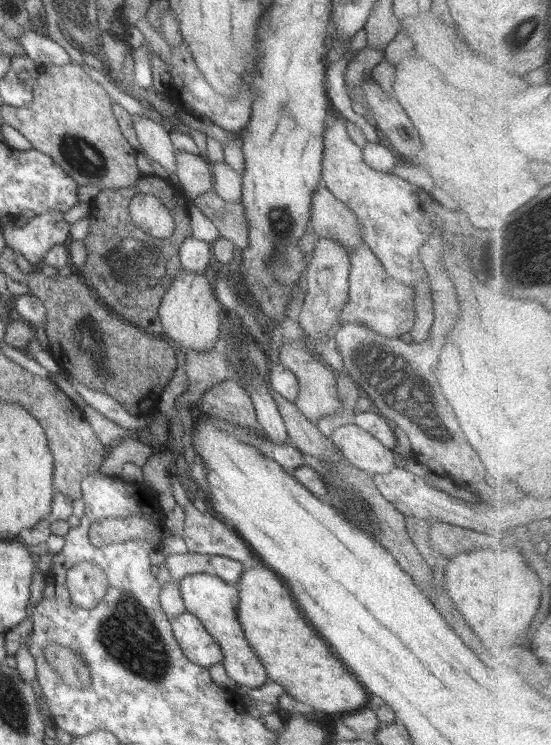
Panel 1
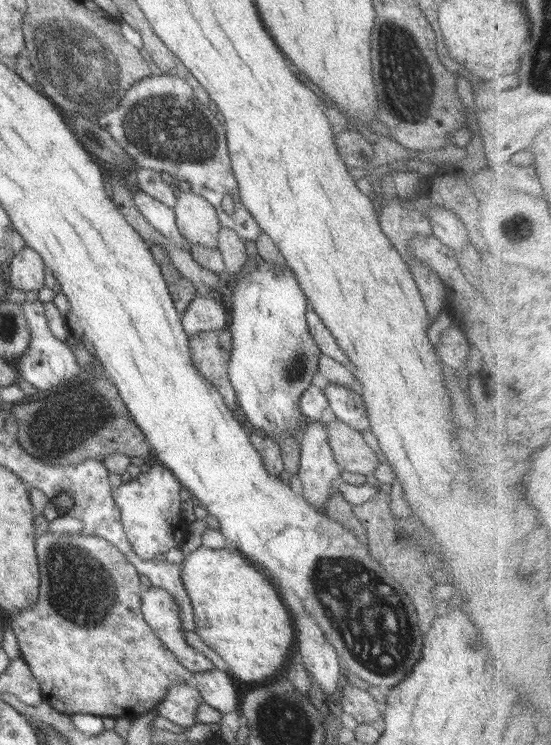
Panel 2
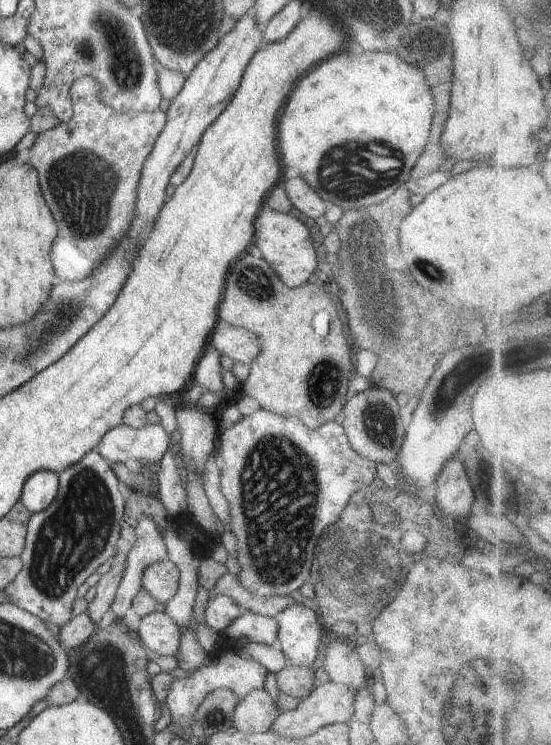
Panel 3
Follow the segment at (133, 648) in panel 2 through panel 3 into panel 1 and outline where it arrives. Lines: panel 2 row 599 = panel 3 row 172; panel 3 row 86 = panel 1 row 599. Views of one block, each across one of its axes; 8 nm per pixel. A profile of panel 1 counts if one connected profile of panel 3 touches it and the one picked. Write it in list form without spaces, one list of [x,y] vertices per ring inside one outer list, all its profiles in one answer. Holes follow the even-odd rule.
[[[90,561],[75,564],[65,579],[71,601],[84,609],[98,606],[109,587],[103,568]]]

